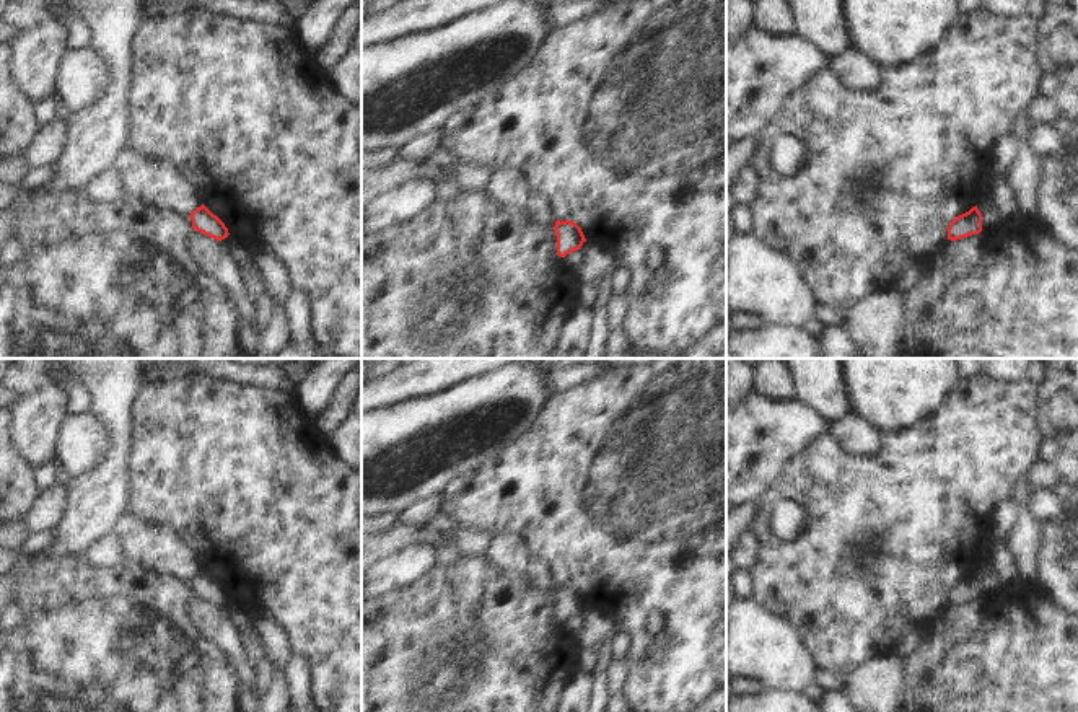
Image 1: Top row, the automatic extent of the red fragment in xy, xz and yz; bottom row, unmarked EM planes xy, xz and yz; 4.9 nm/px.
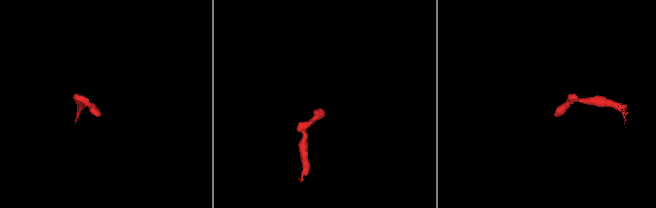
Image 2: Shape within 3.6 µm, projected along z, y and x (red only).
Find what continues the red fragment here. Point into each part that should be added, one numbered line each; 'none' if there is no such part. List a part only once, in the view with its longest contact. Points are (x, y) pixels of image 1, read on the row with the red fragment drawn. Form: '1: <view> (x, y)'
none

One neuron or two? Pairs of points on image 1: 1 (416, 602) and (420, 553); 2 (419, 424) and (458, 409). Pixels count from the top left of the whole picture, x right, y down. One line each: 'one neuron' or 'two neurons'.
1: two neurons
2: one neuron

